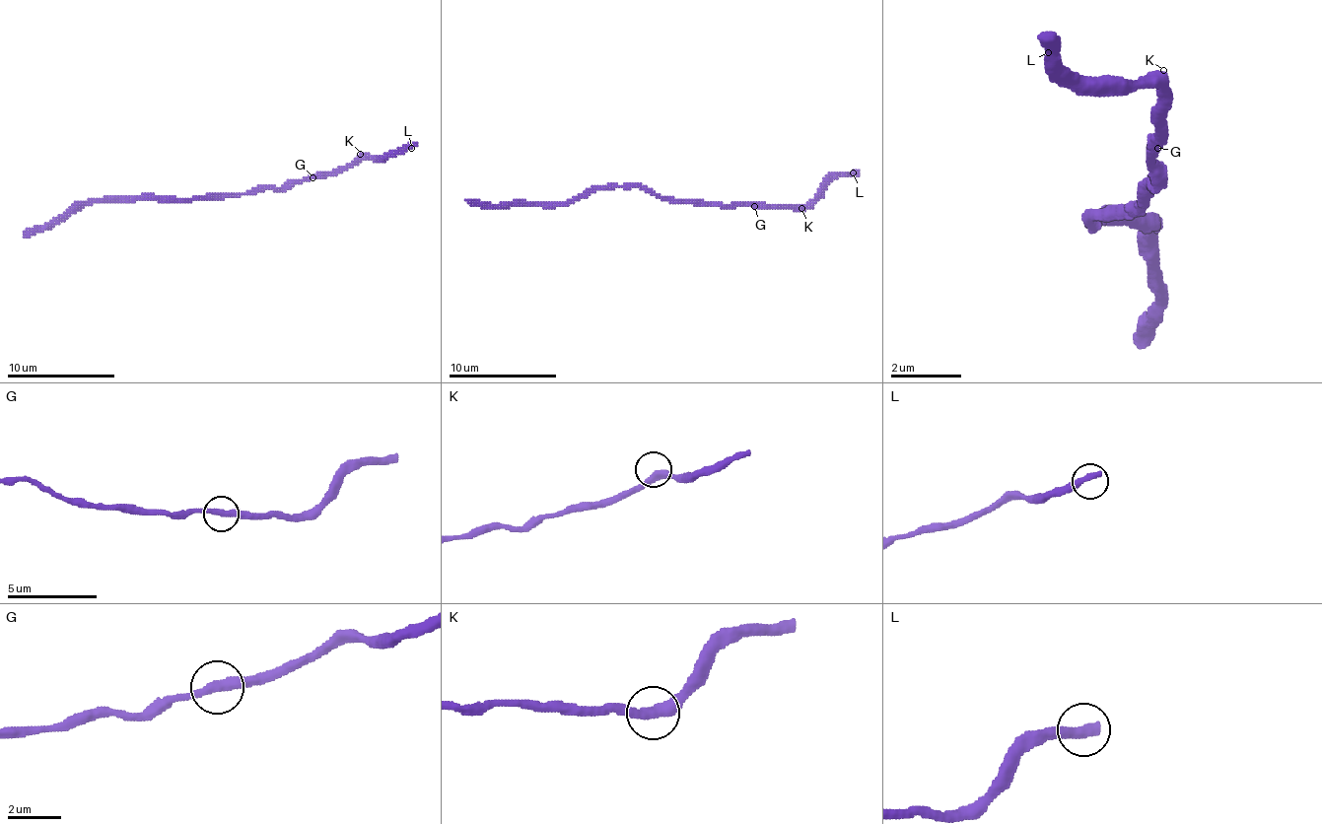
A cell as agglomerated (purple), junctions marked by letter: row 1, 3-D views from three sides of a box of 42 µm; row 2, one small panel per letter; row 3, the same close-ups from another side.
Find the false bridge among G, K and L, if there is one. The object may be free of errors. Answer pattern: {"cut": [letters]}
{"cut": []}

